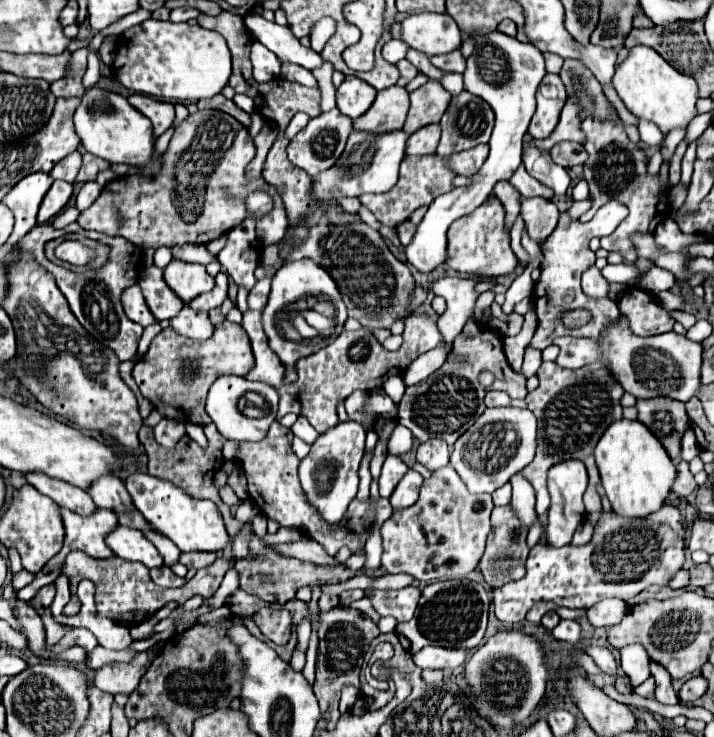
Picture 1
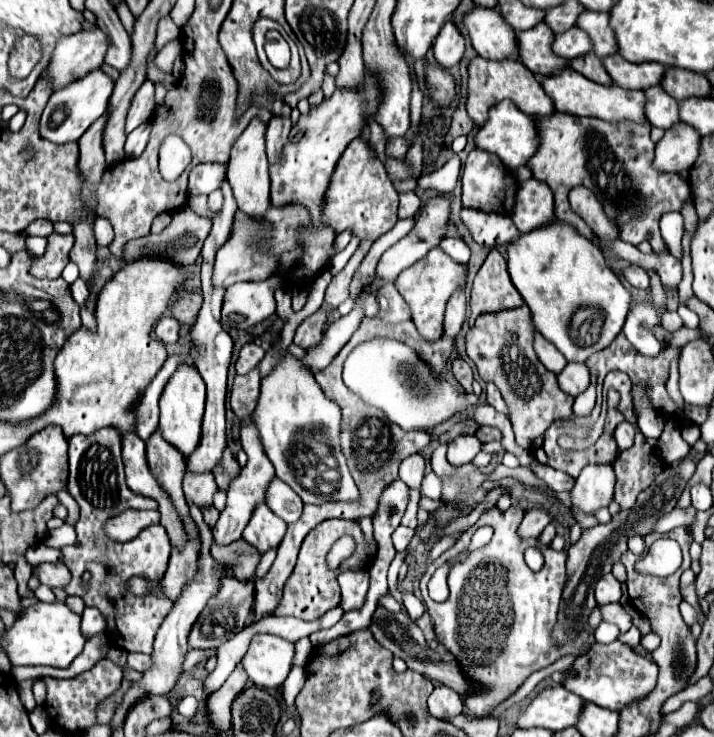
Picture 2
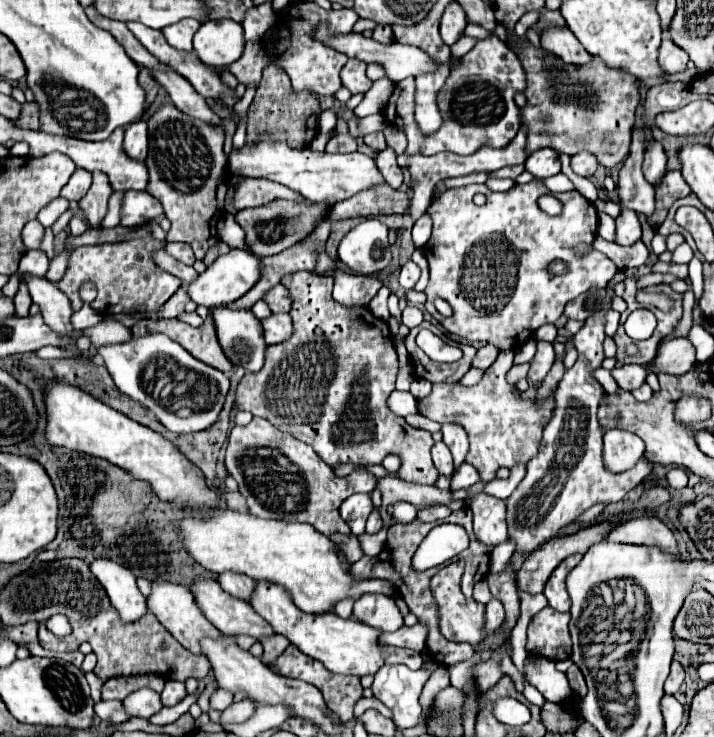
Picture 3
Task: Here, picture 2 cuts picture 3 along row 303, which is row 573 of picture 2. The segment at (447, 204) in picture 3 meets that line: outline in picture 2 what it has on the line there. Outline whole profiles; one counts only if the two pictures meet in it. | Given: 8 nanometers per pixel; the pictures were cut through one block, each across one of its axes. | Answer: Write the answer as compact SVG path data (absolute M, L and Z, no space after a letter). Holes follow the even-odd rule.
M520 504L510 506L506 512L498 510L498 506L492 506L486 510L478 526L492 526L494 536L490 544L468 552L464 560L458 560L458 556L470 546L470 538L476 528L466 530L452 548L448 548L420 578L420 590L426 604L426 610L432 618L434 632L440 644L448 652L460 660L460 668L464 668L464 676L472 676L476 684L480 684L480 696L462 696L464 700L464 714L468 718L484 718L490 716L492 708L504 702L508 696L512 696L524 680L550 664L554 664L562 656L580 656L588 648L592 648L594 640L594 628L586 622L584 632L572 640L572 644L564 644L564 648L556 648L552 644L552 628L558 620L558 606L562 600L562 592L568 582L566 572L566 550L556 552L550 546L542 544L544 554L544 568L540 572L532 572L524 562L524 550L528 546L536 546L538 538L520 538L518 526L524 518L524 510ZM446 562L452 562L450 574L448 574L448 586L450 586L450 598L442 604L430 600L426 592L426 582L434 574L436 568L440 568Z

